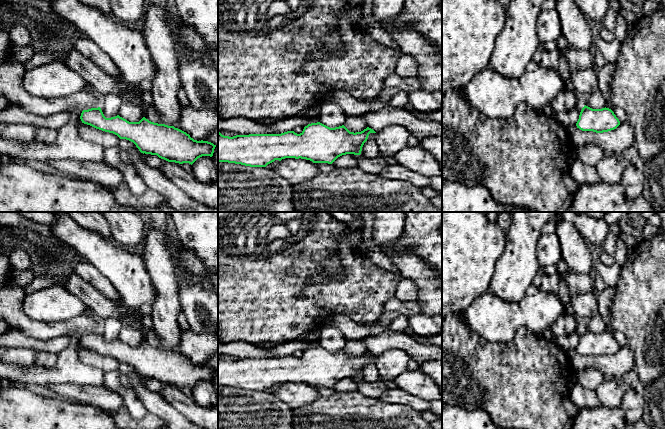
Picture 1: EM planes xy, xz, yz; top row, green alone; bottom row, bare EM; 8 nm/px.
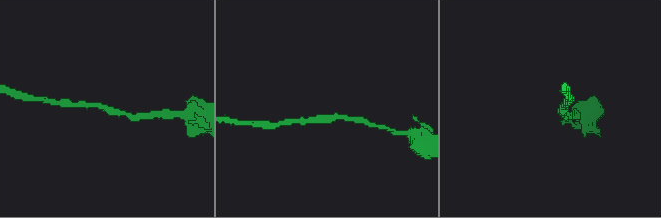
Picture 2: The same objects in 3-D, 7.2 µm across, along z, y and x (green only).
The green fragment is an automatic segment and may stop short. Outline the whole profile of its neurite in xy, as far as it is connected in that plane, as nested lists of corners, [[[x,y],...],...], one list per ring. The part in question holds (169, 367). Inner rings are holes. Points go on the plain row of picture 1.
[[[100,331],[83,334],[80,343],[84,348],[133,366],[143,378],[157,379],[168,386],[192,389],[202,380],[212,381],[216,371],[208,365],[194,364],[174,350],[154,347],[145,341],[139,346],[129,346],[119,339],[106,342]]]

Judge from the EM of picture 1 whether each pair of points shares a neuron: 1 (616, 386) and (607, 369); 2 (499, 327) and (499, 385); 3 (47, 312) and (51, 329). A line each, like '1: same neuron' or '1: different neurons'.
1: different neurons
2: different neurons
3: different neurons

